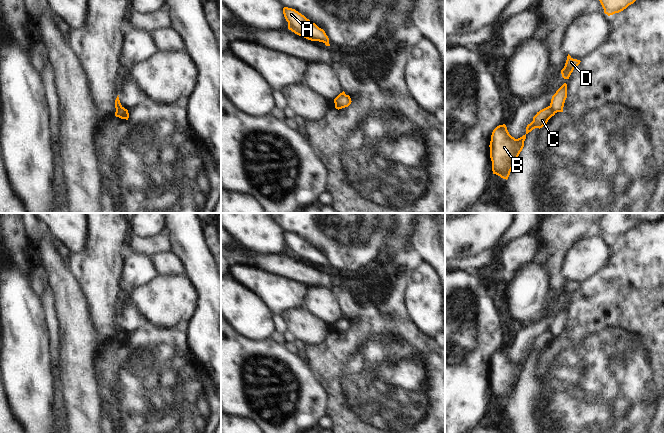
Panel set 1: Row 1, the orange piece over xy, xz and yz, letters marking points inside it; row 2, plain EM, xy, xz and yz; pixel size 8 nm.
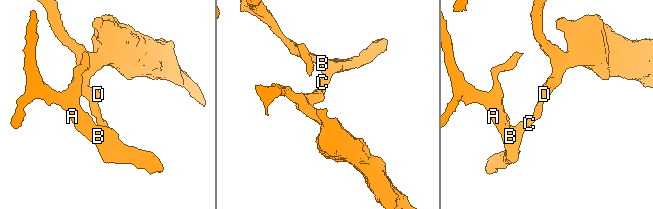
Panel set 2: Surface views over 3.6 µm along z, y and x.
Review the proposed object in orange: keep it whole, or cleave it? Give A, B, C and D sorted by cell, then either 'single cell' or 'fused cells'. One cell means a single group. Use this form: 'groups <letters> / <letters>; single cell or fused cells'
groups A B C / D; fused cells

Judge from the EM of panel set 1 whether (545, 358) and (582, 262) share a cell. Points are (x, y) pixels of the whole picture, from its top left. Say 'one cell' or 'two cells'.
two cells

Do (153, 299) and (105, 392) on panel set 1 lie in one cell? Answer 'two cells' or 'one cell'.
two cells

